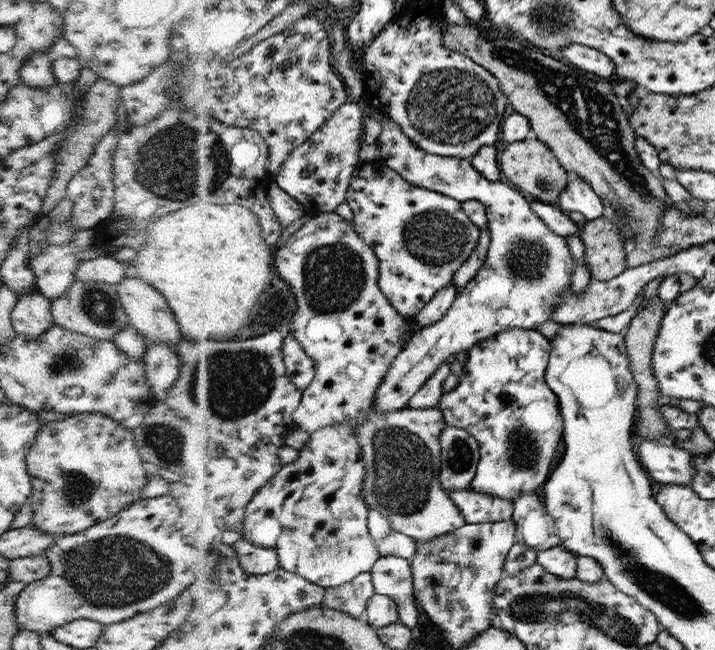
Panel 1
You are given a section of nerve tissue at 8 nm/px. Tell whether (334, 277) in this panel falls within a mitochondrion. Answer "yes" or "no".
yes

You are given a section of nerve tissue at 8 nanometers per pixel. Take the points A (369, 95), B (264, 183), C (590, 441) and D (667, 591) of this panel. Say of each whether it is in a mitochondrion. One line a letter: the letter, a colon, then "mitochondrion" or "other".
A: other
B: other
C: other
D: mitochondrion

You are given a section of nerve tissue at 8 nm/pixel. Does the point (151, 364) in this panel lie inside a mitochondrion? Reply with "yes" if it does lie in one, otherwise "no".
no

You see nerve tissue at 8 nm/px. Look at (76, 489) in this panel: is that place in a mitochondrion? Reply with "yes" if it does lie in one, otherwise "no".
yes

